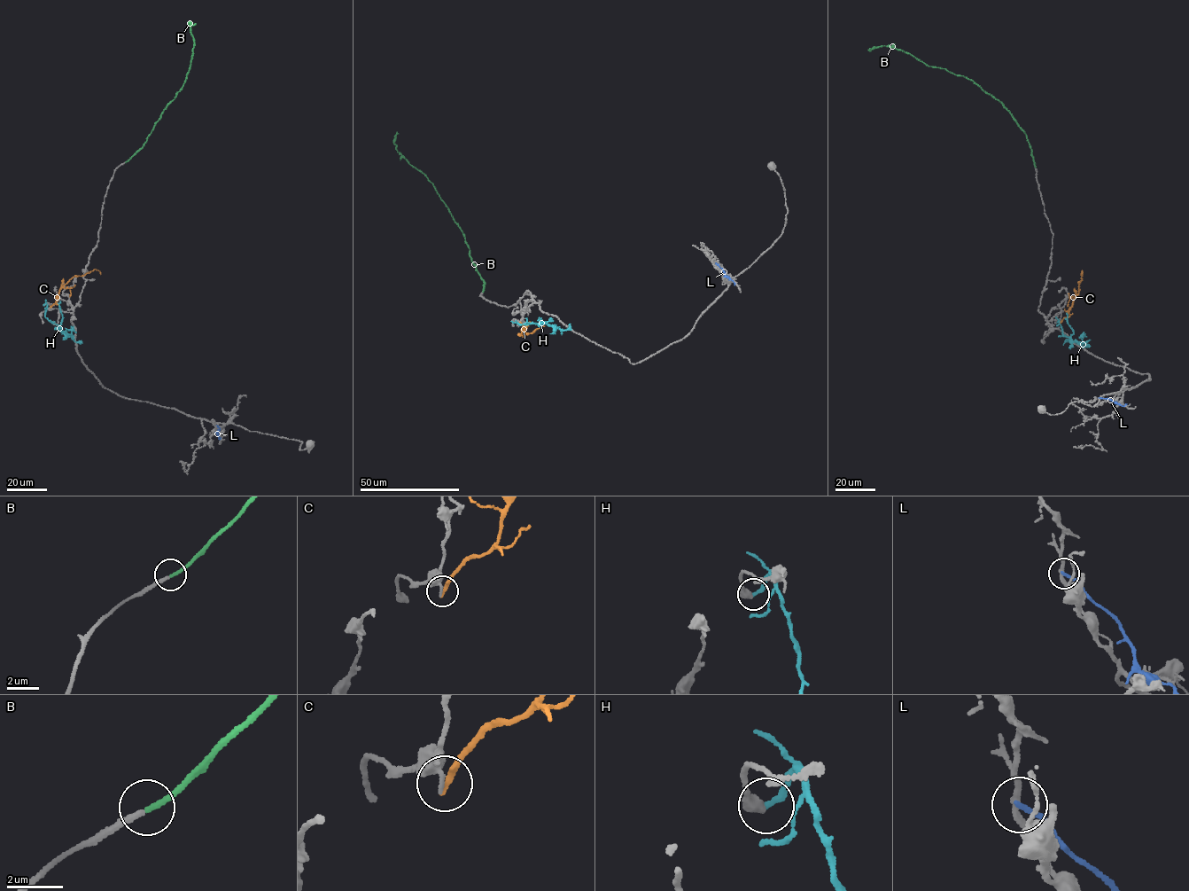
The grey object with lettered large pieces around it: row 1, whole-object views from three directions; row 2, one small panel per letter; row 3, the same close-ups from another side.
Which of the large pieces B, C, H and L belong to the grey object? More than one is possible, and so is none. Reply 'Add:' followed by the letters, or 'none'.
Add: B

